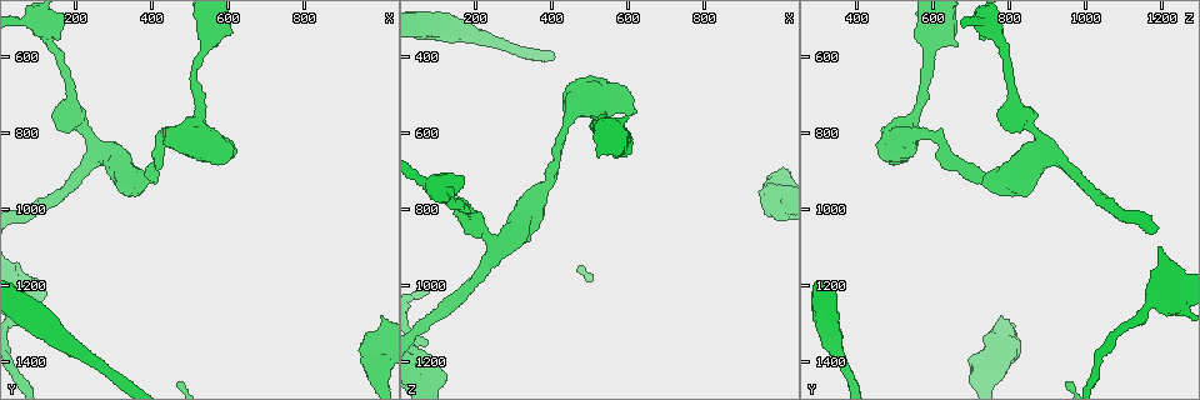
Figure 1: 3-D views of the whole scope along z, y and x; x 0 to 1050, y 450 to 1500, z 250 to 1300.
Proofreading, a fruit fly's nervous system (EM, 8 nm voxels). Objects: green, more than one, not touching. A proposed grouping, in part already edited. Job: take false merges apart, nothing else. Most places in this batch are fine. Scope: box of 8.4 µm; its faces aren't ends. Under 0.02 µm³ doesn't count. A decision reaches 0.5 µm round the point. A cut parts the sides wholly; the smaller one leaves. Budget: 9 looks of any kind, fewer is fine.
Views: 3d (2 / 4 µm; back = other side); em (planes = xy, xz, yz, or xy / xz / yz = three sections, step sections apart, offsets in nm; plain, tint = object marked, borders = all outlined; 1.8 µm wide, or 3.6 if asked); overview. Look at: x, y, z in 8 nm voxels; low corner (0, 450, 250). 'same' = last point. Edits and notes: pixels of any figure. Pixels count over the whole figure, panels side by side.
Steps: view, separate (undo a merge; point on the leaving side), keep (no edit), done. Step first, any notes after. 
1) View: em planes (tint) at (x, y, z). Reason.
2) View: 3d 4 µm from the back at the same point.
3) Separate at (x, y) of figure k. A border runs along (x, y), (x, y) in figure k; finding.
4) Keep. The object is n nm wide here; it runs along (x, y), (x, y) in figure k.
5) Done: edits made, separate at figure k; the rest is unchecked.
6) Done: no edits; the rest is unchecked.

View: em planes (tint) at (140, 575, 785). Thick turns thin.

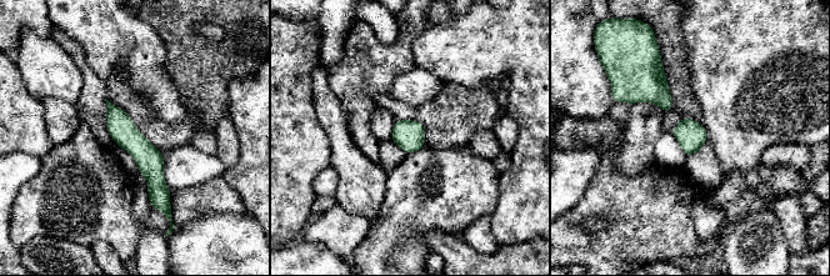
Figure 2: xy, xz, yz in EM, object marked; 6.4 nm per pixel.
Keep. The object is 170 nm wide here; it runs along (110, 108), (149, 159), (159, 205) in figure 2; one neuron here.

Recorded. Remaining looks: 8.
View: 3d 4 µm at (270, 845, 895). Sudden change in width.

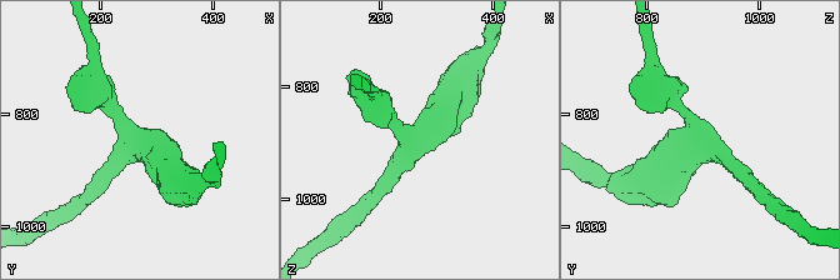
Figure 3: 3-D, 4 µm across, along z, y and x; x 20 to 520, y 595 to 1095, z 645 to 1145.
View: em planes (borders) at (265, 850, 900). 3 arms meet here; the arms are 190, 220, 550 nm wide.

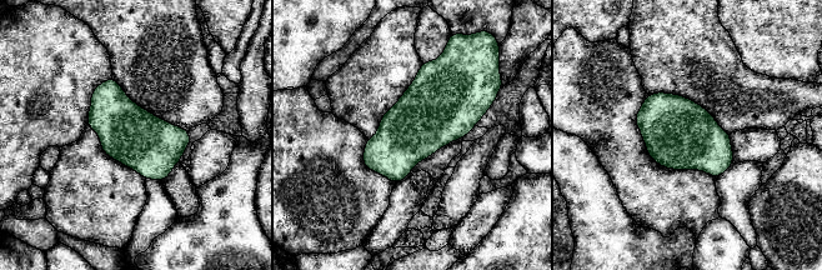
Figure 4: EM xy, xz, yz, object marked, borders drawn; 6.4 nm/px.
Keep. All the same neuron.

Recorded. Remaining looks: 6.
View: em xz step 16 (tint) at (425, 805, 590). Thick turns thin.

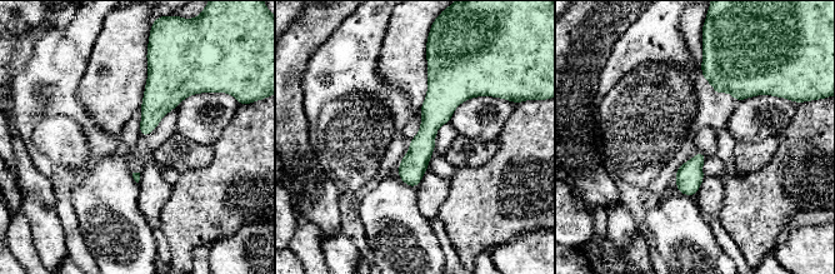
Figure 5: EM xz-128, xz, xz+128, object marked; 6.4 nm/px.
Keep. The object is 30 nm wide here; continuous, no second neuron.

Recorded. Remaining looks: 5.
View: em 3.6 µm planes (borders) at (990, 1425, 740). Sudden change in width.

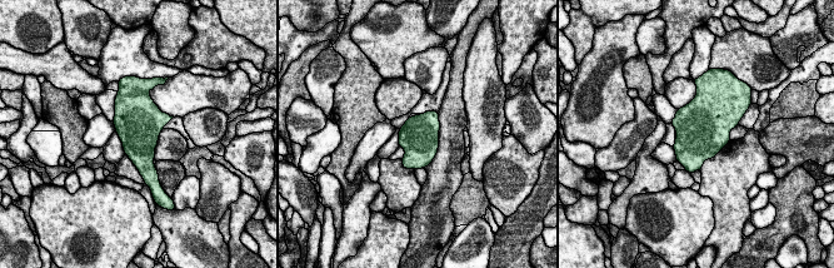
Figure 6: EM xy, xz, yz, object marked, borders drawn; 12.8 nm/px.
Keep. Continuous, no second neuron.

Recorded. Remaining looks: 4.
Done: no edits; the rest is unchecked.

